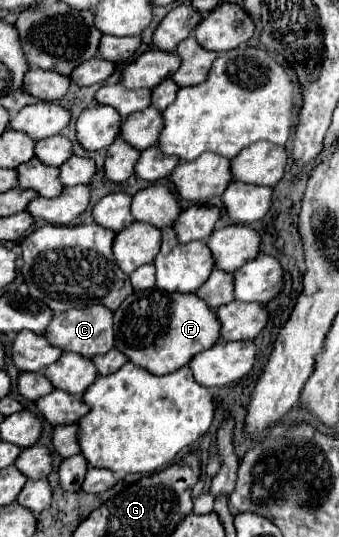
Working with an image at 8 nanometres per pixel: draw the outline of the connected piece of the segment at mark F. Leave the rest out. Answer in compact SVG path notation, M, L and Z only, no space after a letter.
M165 292L165 302L169 302L169 330L165 330L165 338L161 338L161 346L157 346L157 350L133 350L133 346L121 346L121 352L129 358L129 362L157 376L169 374L185 366L189 362L189 356L213 346L219 338L219 328L221 328L217 326L217 318L213 318L213 310L195 294Z

